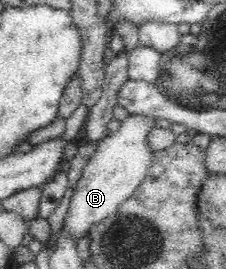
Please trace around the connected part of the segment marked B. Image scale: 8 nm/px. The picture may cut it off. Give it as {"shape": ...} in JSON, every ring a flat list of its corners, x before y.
{"shape":[[130,115,120,123,117,132,108,134,83,168,82,176,73,190,64,224,68,233,77,240,87,236,95,226,102,227,103,221,116,214,118,206,136,192,137,186,146,178,152,164,153,151,148,145,148,136,156,127,157,119,142,115]]}

